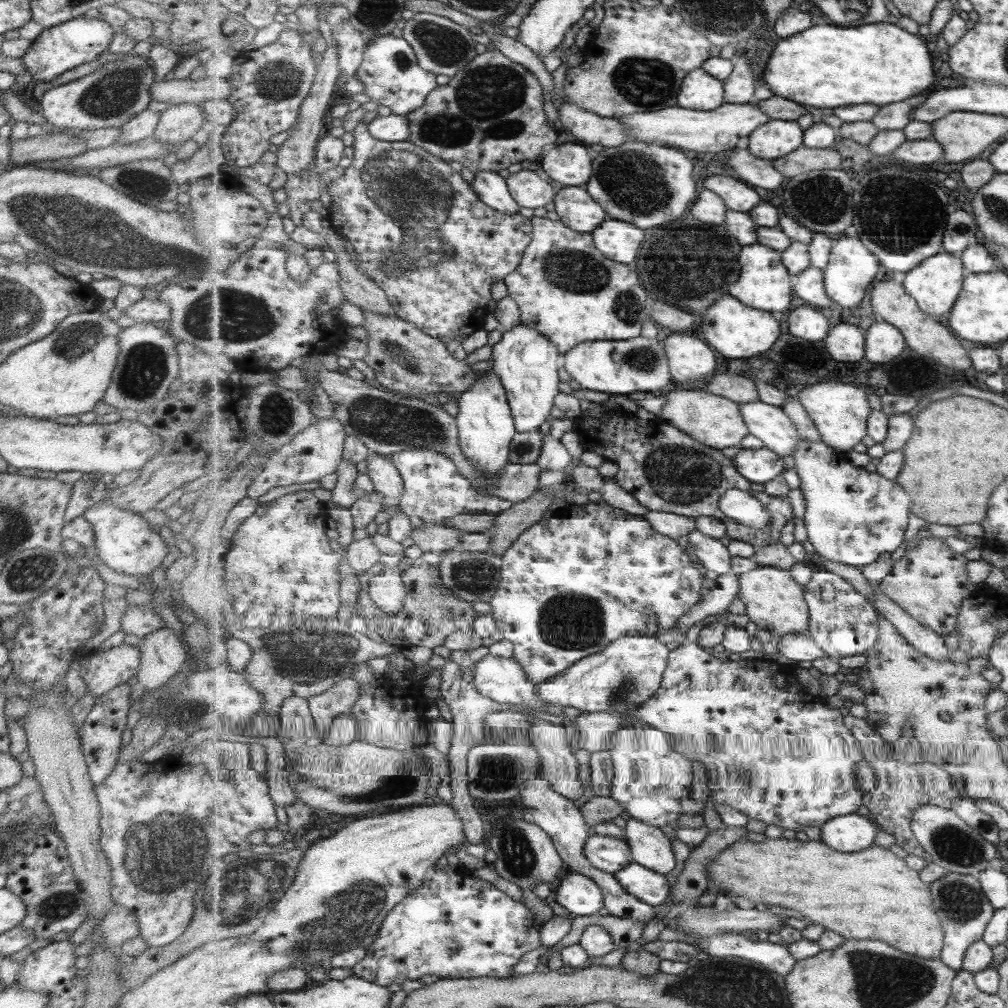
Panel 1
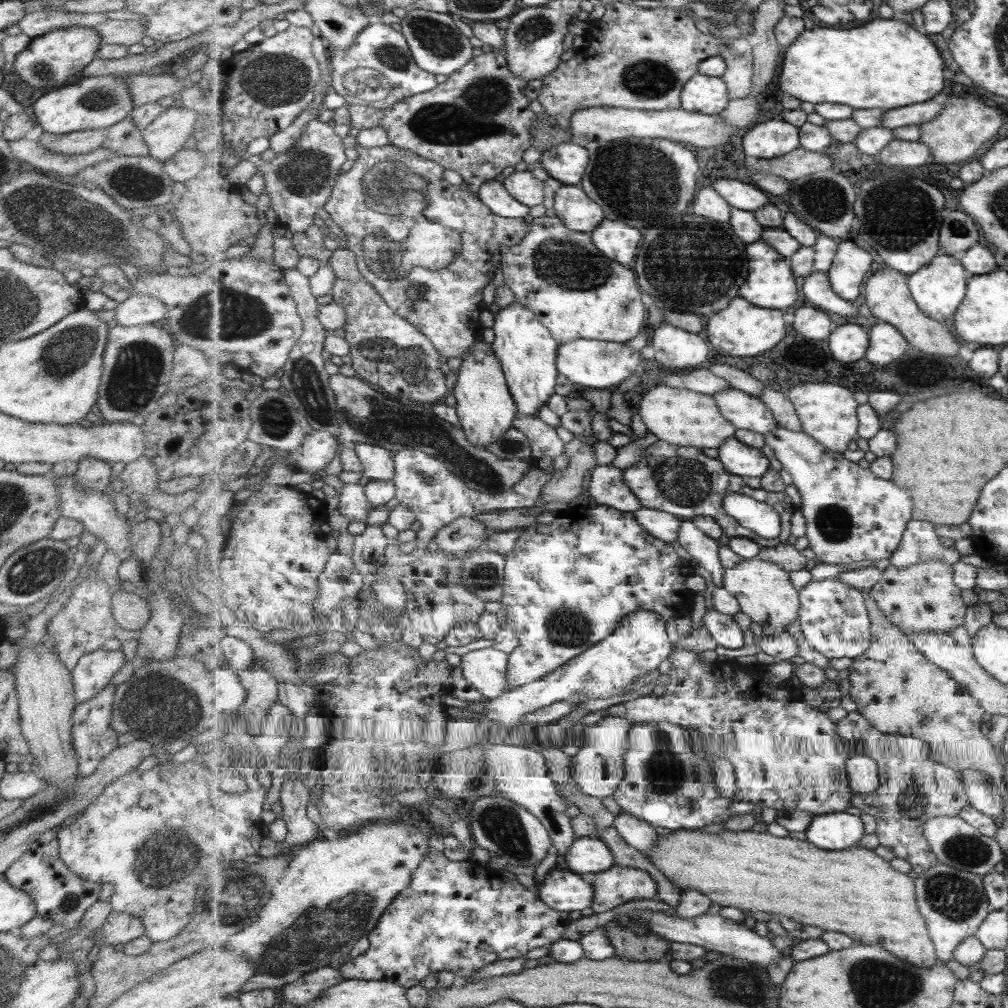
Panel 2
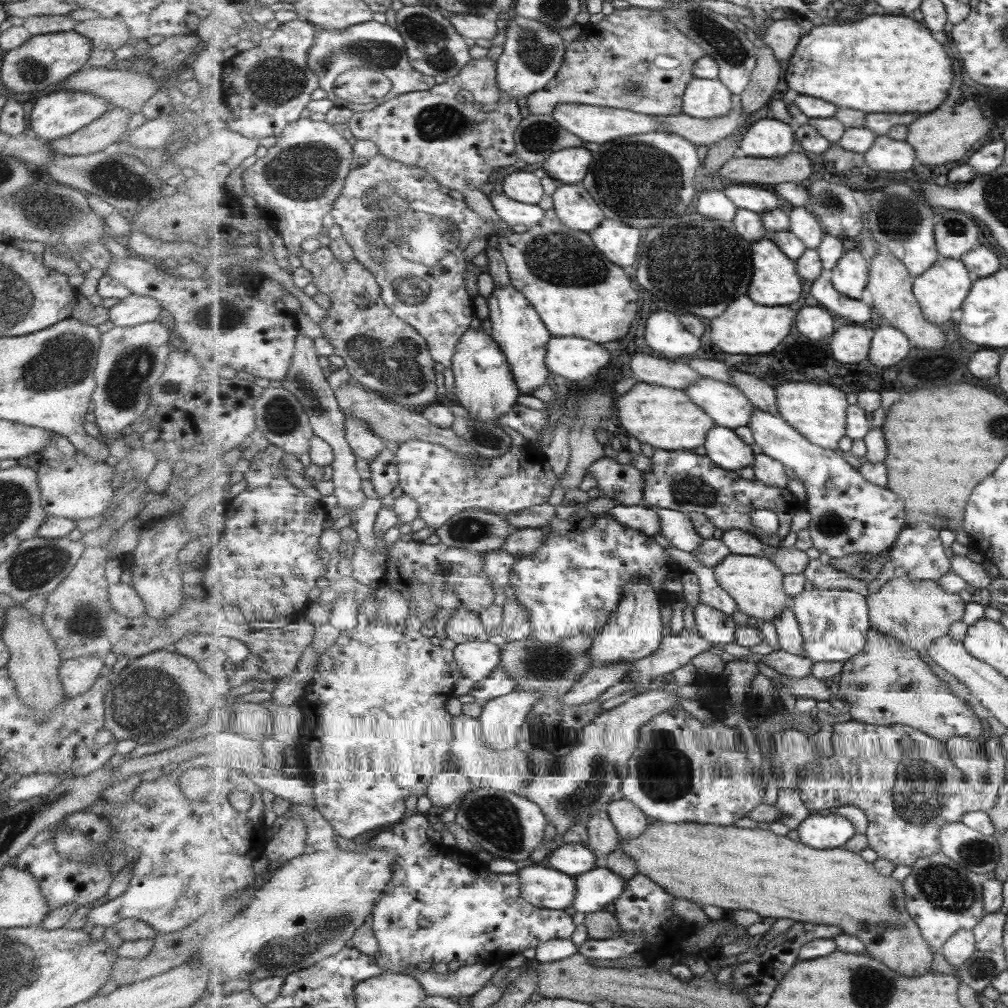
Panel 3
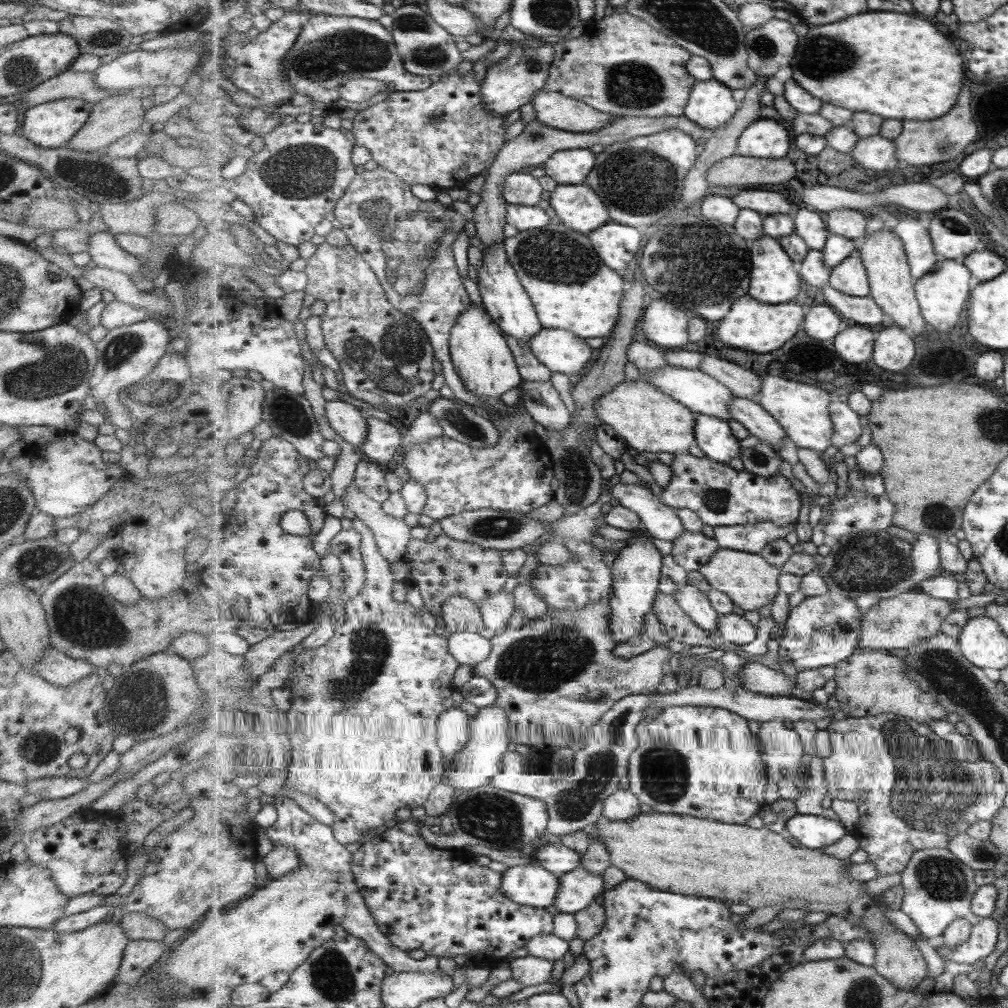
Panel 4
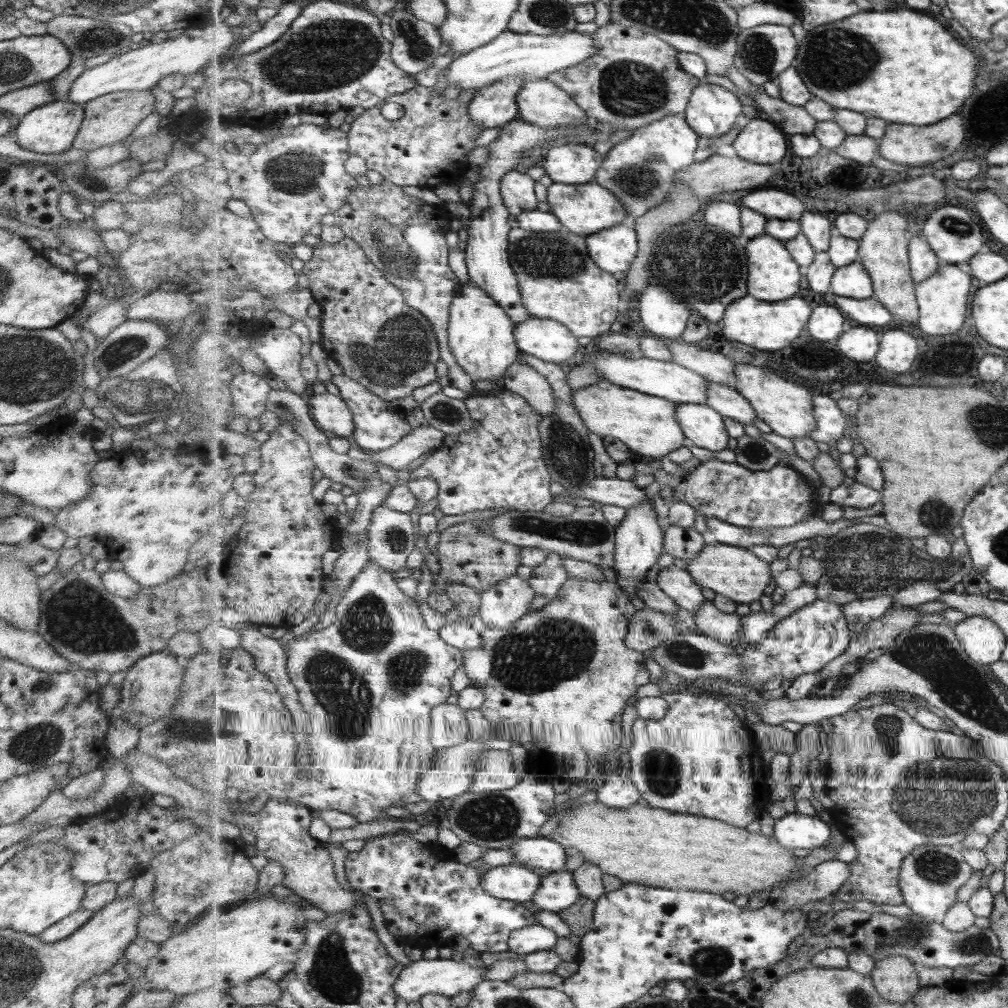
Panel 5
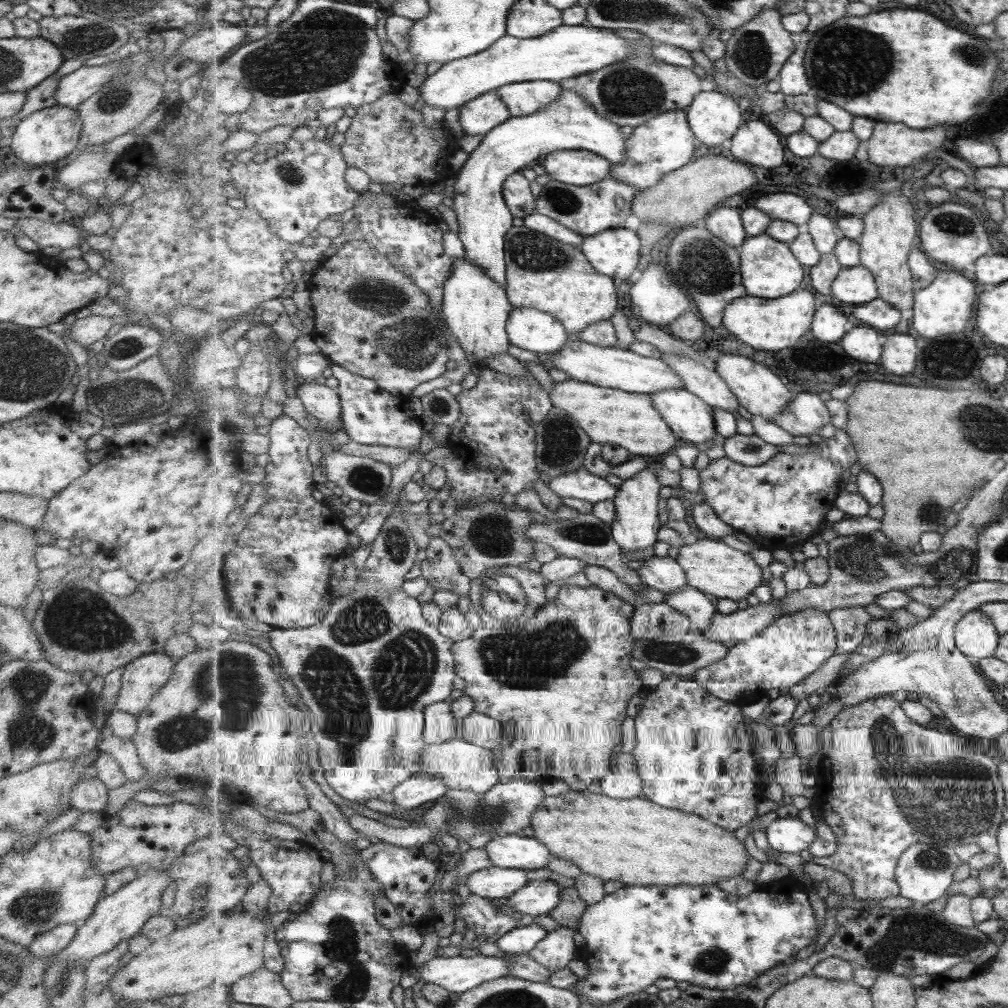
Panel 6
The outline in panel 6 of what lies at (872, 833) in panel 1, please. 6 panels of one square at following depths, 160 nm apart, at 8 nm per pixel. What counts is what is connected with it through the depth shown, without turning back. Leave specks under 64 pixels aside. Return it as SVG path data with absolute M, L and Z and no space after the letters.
M799 817L777 818L765 827L765 835L773 851L799 854L818 838L818 832Z

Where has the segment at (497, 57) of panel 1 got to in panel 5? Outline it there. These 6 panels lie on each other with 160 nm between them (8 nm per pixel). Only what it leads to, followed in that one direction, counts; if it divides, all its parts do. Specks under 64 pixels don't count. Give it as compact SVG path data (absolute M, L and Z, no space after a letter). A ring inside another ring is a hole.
M419 85L366 109L351 123L348 133L350 153L363 157L368 169L399 187L416 186L432 190L443 185L459 184L471 164L468 154L477 147L475 141L485 128L474 123L469 111L470 102L457 99L443 101L442 94L433 93L431 87ZM386 102L401 105L404 115L394 121L387 120L381 114L381 106Z

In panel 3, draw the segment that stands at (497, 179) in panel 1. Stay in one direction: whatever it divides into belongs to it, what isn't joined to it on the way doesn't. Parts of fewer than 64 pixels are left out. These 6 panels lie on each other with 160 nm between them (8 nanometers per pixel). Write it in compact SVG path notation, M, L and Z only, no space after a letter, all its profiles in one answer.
M503 192L489 196L497 214L507 225L533 227L545 218L545 210L541 206L523 204L507 197Z

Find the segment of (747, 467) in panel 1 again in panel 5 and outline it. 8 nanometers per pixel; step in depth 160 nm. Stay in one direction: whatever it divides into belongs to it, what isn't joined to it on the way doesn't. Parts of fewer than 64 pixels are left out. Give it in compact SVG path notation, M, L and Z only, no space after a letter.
M705 403L677 405L678 421L689 440L711 452L719 452L727 448L730 432L727 430L724 416Z

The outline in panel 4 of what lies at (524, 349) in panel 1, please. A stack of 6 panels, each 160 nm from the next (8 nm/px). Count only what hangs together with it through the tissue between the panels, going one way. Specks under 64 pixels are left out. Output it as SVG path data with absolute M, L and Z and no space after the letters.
M504 244L491 246L483 252L482 267L478 269L478 285L483 298L483 306L491 318L506 332L524 340L529 346L534 336L544 327L539 319L530 293L526 291L518 272L509 260Z

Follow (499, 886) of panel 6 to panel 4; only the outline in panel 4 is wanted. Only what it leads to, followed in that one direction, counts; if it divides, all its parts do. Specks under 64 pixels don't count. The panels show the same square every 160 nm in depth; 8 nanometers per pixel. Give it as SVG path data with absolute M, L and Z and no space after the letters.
M533 862L532 864L516 865L509 867L502 873L502 889L511 900L520 905L532 906L535 908L547 908L554 904L558 898L558 890L561 884L559 876L549 872L543 865Z

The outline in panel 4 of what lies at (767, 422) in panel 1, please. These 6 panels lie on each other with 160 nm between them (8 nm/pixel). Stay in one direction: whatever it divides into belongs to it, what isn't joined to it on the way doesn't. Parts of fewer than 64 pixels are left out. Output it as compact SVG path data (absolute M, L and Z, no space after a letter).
M665 365L658 369L652 370L650 373L641 374L639 378L643 378L656 386L663 394L668 394L671 398L681 402L690 408L695 415L706 414L721 417L723 420L731 420L730 402L735 397L731 389L721 381L713 378L710 374L699 369L684 369L673 365Z

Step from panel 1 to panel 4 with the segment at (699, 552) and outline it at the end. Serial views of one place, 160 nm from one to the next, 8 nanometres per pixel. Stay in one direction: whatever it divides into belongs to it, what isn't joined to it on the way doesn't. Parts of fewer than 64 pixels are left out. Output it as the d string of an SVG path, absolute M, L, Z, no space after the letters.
M604 480L603 489L610 490L612 497L621 506L636 512L643 526L655 539L672 542L686 530L675 509L661 502L647 486L617 483L609 487L609 482Z

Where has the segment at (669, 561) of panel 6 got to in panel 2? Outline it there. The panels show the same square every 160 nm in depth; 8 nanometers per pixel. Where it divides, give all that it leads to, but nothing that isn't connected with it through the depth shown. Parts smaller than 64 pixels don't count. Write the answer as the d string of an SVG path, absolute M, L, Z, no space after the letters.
M717 609L706 611L702 624L708 628L711 637L718 642L719 647L737 650L743 648L745 638L743 630L735 622L733 616L719 612Z

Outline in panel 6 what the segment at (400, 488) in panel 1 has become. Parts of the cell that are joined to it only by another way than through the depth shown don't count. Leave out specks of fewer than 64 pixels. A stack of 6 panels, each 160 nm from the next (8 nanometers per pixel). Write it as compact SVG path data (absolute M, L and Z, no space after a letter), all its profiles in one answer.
M299 381L296 394L309 417L316 423L321 421L327 426L333 425L336 430L343 428L339 392L325 384L319 384L319 381Z

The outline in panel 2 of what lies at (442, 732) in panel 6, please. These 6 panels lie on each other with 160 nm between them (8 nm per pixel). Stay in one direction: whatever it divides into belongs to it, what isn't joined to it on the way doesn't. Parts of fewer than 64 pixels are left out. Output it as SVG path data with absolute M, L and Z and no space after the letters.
M490 736L479 745L484 746L486 772L495 777L499 795L515 801L538 816L554 839L554 846L559 854L566 856L569 847L577 839L572 827L573 818L571 819L565 814L568 807L567 802L563 801L558 785L551 778L548 766L545 764L545 756L539 753L535 745L528 748L494 742L494 739L491 739Z

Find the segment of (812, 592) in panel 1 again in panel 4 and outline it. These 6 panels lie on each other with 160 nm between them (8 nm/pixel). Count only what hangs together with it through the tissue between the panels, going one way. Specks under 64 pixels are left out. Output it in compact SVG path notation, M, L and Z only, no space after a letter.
M833 592L806 597L790 612L778 655L787 659L799 673L825 666L837 667L837 664L850 659L859 650L862 618L862 609L858 607L855 598Z

